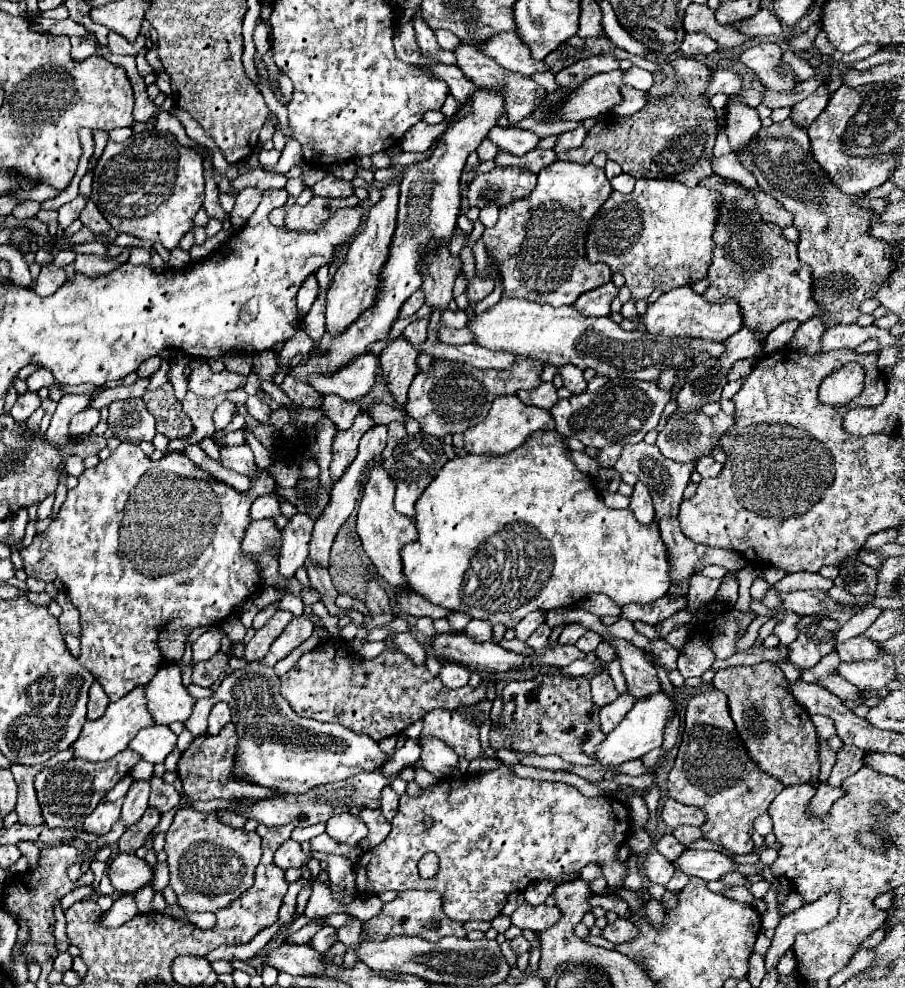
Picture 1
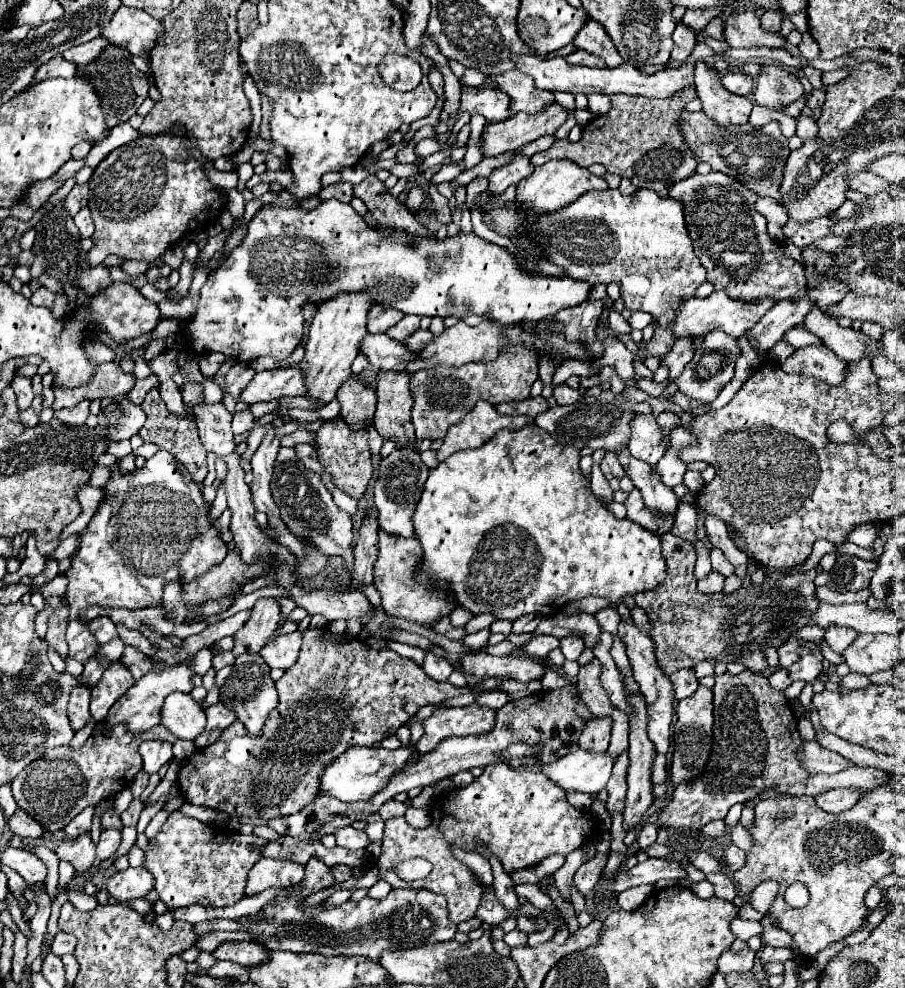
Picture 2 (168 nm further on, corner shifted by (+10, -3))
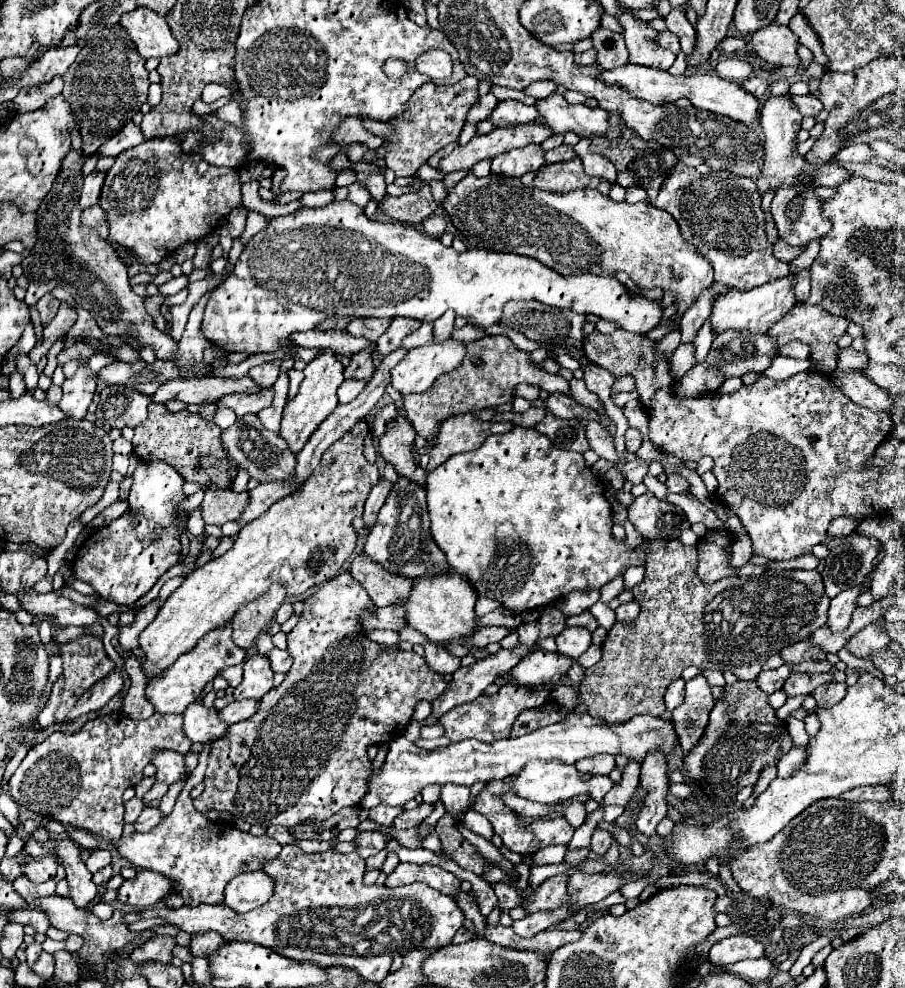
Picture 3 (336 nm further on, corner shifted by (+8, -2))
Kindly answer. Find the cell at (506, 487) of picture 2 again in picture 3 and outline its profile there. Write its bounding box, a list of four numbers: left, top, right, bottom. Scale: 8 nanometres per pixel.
[427,427,645,613]

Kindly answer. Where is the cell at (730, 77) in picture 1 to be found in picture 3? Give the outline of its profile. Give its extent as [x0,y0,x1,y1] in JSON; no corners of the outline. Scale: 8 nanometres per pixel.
[741,77,769,97]

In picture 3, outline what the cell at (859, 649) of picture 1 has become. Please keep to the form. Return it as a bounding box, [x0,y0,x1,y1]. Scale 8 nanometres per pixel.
[827,585,863,631]

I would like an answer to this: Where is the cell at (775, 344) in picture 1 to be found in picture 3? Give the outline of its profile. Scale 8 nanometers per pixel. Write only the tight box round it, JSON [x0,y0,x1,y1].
[837,347,867,373]

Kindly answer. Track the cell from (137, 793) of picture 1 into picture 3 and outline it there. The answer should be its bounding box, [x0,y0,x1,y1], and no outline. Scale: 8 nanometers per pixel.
[85,849,111,873]

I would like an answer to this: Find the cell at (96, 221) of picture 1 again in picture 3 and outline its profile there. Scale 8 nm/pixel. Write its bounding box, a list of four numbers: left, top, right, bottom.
[81,205,109,239]

